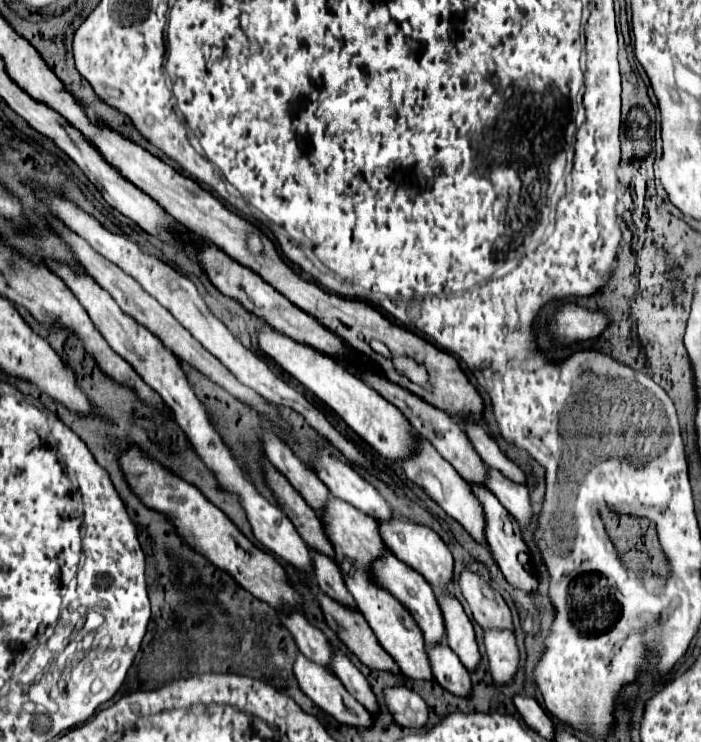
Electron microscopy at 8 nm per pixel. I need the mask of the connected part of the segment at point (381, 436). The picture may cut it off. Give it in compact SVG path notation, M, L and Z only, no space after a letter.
M262 329L258 341L260 349L266 355L270 355L284 371L288 371L328 407L332 407L346 421L346 425L356 431L366 443L370 443L382 457L398 461L402 459L402 455L410 455L410 443L414 443L414 439L410 439L410 431L414 431L412 425L398 411L398 407L394 407L378 391L366 385L358 375L354 375L342 363L336 363L336 359L330 359L310 345L302 345L274 329Z

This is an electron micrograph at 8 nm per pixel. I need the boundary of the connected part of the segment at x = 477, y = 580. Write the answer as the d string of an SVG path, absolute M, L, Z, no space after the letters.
M464 571L458 581L472 609L472 615L482 629L514 631L512 613L496 589L492 589L480 575L470 573L470 571Z

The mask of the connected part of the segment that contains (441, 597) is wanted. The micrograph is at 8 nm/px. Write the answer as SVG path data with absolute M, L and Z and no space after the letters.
M436 591L436 597L442 605L442 613L444 613L444 621L446 621L446 635L448 635L446 641L450 645L450 649L458 655L458 659L462 661L462 665L466 665L468 671L476 671L482 655L480 655L474 627L472 627L468 615L464 613L464 609L456 601L456 597L452 597L448 593L440 593L440 591Z

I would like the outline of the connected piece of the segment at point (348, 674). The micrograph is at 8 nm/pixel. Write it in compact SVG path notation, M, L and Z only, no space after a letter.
M334 649L334 661L332 661L332 667L338 675L338 679L344 683L344 687L348 689L350 695L354 695L354 699L358 703L362 703L372 715L378 715L380 713L380 705L378 705L378 699L372 691L372 687L368 685L366 677L348 661L348 657Z

